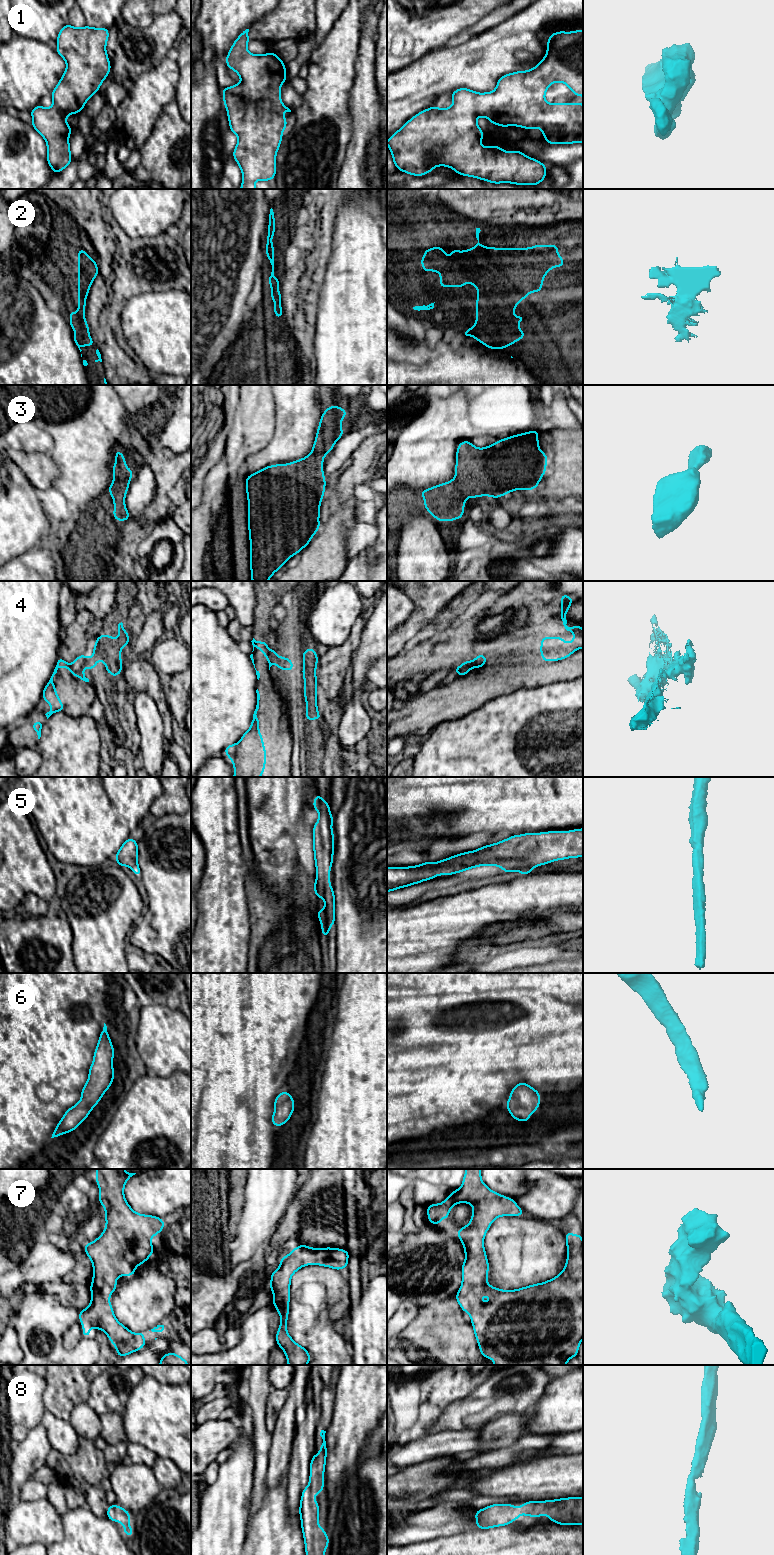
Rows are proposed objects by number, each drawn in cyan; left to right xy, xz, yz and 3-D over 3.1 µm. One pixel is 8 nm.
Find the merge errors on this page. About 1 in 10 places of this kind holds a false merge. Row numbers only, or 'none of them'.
4

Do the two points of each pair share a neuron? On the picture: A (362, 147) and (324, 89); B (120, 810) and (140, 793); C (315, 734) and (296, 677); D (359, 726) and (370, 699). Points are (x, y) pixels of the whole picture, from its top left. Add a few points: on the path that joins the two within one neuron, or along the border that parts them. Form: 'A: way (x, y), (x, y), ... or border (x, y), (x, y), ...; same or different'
A: border (349, 108), (351, 137), (346, 148), (346, 154); different
B: way (125, 805), (135, 795); same
C: way (313, 720), (301, 707), (299, 691); same
D: border (366, 695), (365, 702); different

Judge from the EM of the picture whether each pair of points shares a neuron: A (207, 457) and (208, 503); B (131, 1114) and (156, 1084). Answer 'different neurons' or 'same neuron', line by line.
A: different neurons
B: same neuron

